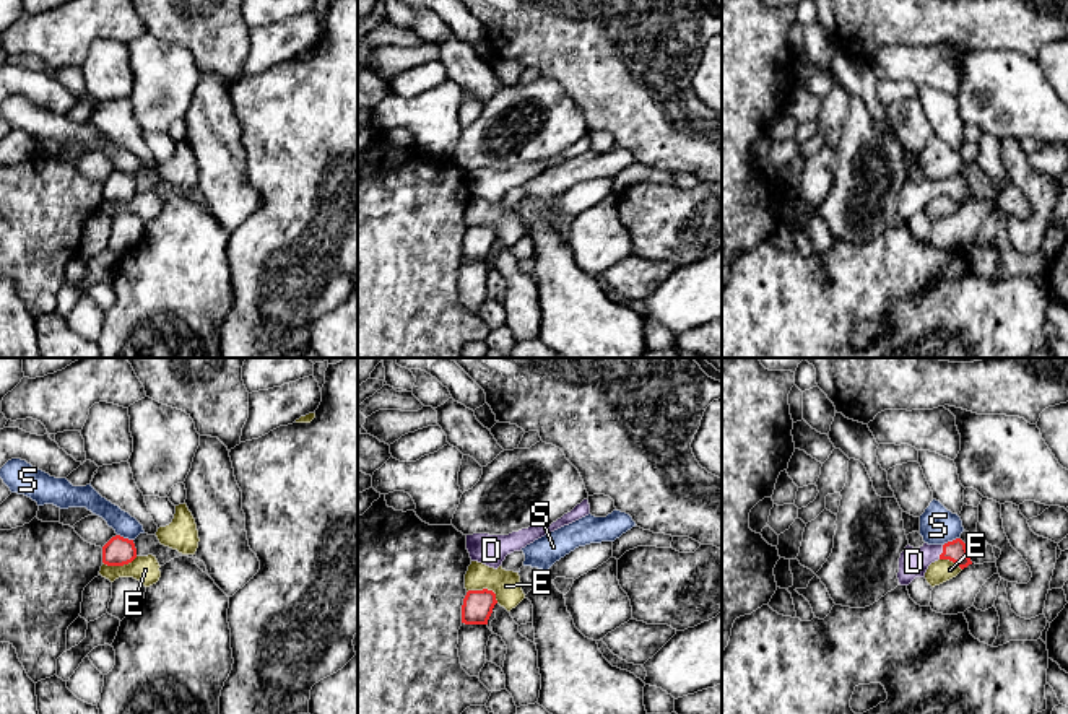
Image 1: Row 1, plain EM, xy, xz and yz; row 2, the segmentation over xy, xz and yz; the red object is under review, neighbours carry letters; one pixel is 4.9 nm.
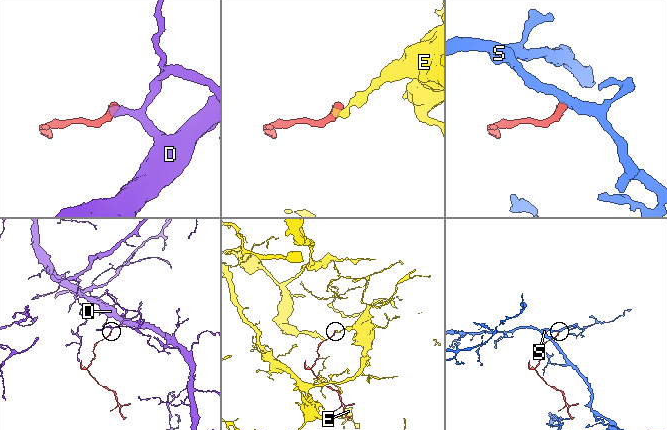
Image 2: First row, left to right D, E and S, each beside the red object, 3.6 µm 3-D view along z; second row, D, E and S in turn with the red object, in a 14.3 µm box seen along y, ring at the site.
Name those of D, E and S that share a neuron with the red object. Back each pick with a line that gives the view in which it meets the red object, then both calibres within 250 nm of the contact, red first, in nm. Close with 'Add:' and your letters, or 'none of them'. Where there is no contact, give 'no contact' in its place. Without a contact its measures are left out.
D: meets red in yz; 110 nm thick on the red side, 140 nm on the other
Add: D

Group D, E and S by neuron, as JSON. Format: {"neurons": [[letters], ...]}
{"neurons": [["D"], ["E"], ["S"]]}

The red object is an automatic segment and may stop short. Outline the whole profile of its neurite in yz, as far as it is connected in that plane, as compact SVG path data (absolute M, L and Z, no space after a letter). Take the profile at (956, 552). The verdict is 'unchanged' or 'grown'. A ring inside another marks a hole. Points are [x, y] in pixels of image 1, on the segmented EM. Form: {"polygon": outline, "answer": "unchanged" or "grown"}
{"polygon": "M961 538L944 545L923 543L920 548L907 545L899 558L899 584L909 586L915 577L925 577L928 566L938 559L949 559L961 569L972 564L966 543Z", "answer": "grown"}

